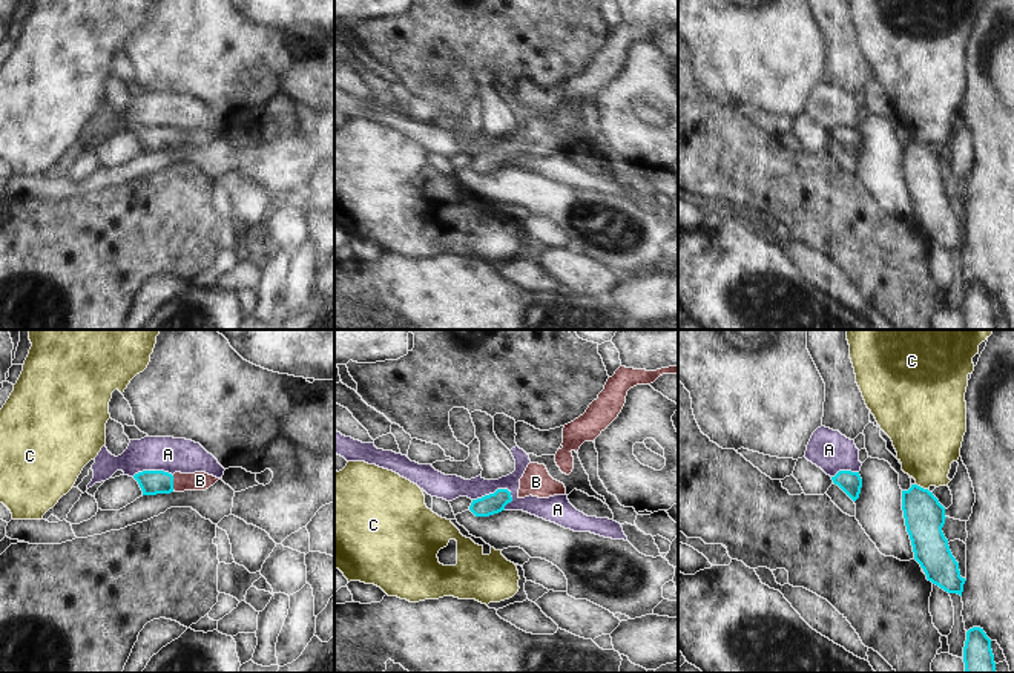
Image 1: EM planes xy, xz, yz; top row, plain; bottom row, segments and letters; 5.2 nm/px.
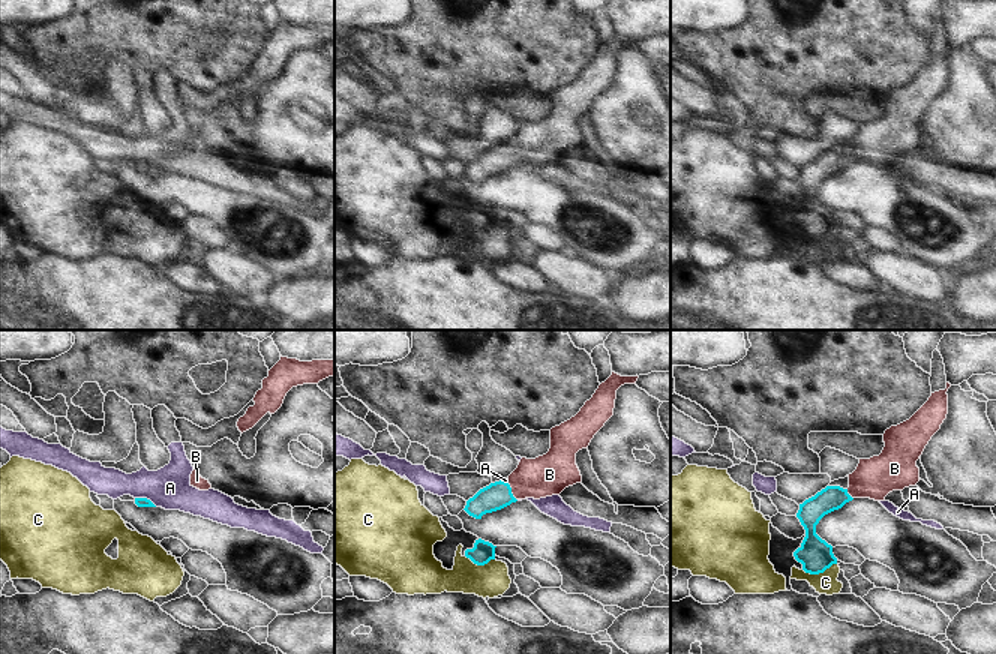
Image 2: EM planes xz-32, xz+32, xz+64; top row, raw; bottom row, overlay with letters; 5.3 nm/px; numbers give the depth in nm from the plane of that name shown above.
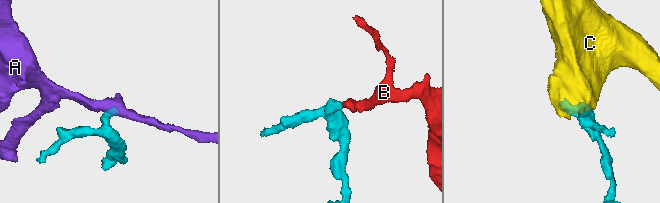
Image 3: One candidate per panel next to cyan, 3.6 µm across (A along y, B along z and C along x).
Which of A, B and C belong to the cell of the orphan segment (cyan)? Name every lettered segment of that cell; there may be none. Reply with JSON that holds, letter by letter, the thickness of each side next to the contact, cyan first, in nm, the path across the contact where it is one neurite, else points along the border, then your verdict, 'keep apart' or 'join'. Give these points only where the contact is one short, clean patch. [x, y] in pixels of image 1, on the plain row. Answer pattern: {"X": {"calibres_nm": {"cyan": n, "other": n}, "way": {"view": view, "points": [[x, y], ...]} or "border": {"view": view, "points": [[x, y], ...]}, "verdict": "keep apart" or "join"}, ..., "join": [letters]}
{"A": {"calibres_nm": {"cyan": 110, "other": 130}, "border": {"view": "xz", "points": [[513, 154], [506, 146], [496, 146], [473, 157]]}, "verdict": "keep apart"}, "B": {"calibres_nm": {"cyan": 130, "other": 100}, "way": {"view": "xy", "points": [[151, 138], [172, 140], [200, 137]]}, "verdict": "join"}, "C": {"calibres_nm": {"cyan": 220, "other": 340}, "verdict": "keep apart"}, "join": ["B"]}

